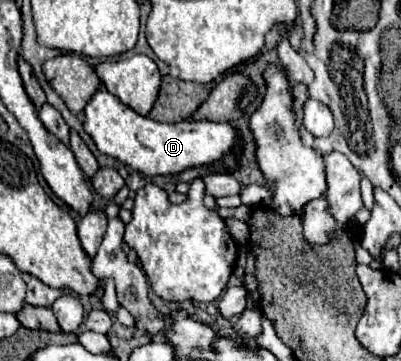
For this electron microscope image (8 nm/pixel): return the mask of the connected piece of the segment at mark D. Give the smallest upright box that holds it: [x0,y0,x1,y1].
[83,88,235,176]

